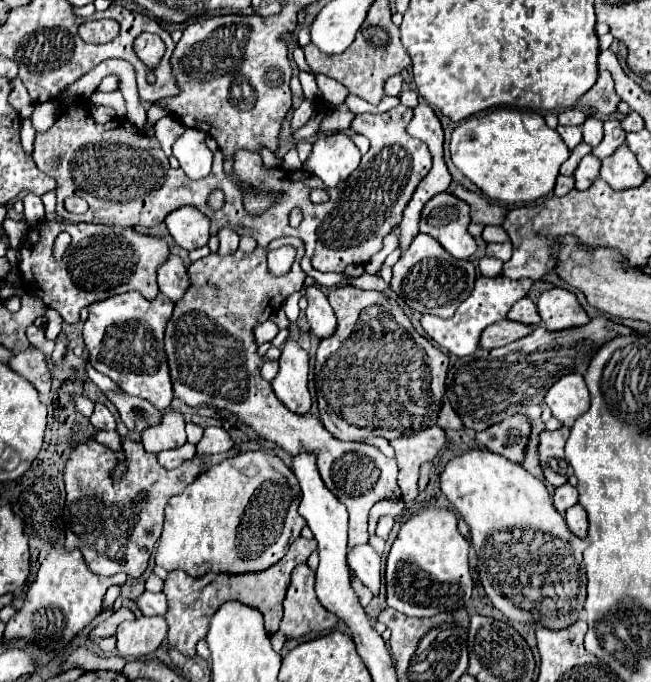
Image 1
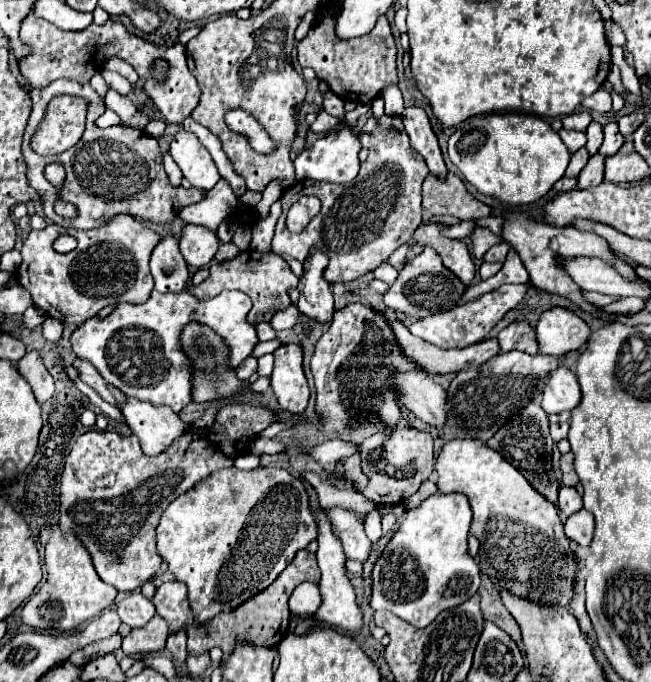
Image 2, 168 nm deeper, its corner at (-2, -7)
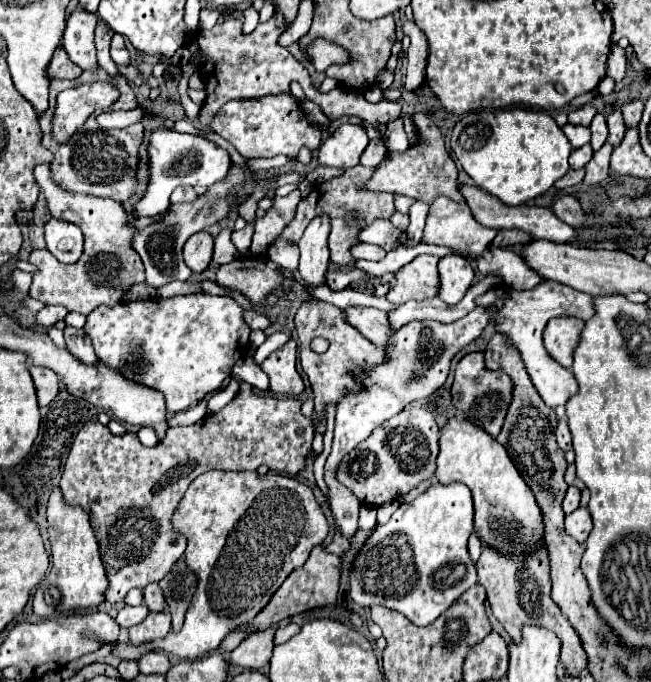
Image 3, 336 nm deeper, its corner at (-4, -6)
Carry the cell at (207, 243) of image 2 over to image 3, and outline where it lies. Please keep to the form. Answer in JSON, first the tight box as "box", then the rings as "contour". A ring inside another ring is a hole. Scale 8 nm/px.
{"box":[183,232,213,272],"contour":[[[197,232],[193,234],[185,246],[183,246],[183,256],[185,256],[185,264],[195,272],[203,272],[213,258],[213,238],[207,232]]]}

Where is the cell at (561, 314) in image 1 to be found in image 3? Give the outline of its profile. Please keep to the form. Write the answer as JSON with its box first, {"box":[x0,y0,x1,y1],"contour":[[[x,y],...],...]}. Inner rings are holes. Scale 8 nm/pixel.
{"box":[545,318,583,368],"contour":[[[553,318],[545,328],[545,348],[553,360],[563,368],[571,368],[573,350],[583,330],[583,320],[579,318]]]}

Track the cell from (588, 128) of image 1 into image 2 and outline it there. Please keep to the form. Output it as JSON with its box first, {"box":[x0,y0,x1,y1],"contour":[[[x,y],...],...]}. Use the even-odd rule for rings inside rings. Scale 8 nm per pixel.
{"box":[587,121,603,155],"contour":[[[593,121],[589,127],[587,127],[587,151],[591,153],[591,155],[595,155],[597,151],[599,151],[599,147],[601,147],[601,143],[603,143],[603,127],[601,127],[601,123],[597,123],[597,121]]]}

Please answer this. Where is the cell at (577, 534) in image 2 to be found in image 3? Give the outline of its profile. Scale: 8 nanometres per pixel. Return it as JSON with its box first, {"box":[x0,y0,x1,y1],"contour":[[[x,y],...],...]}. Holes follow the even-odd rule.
{"box":[565,508,591,542],"contour":[[[577,508],[575,512],[565,516],[565,530],[571,534],[577,542],[585,542],[591,532],[591,514],[587,508]]]}

